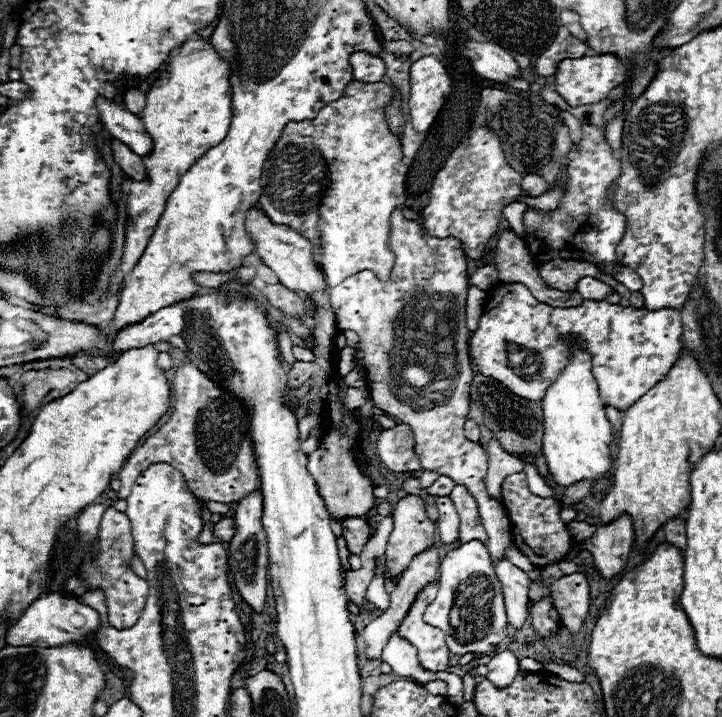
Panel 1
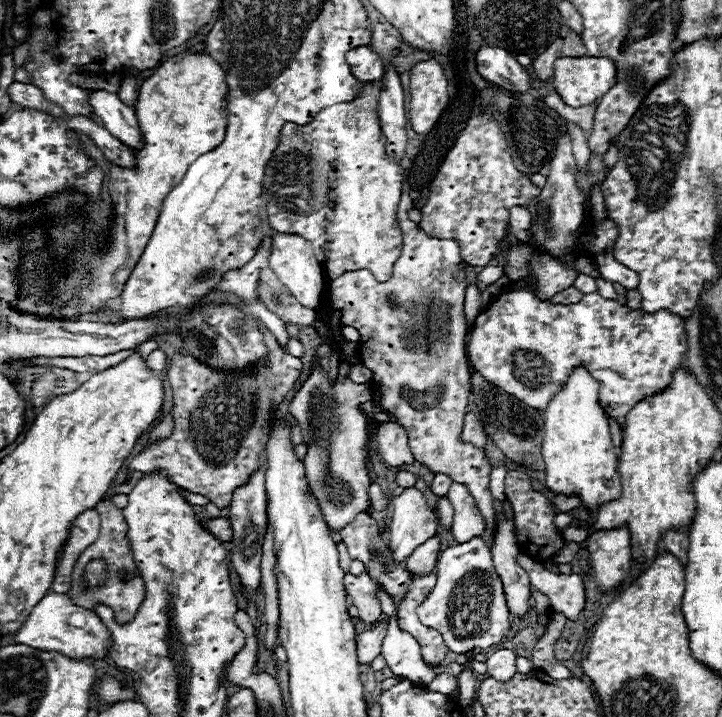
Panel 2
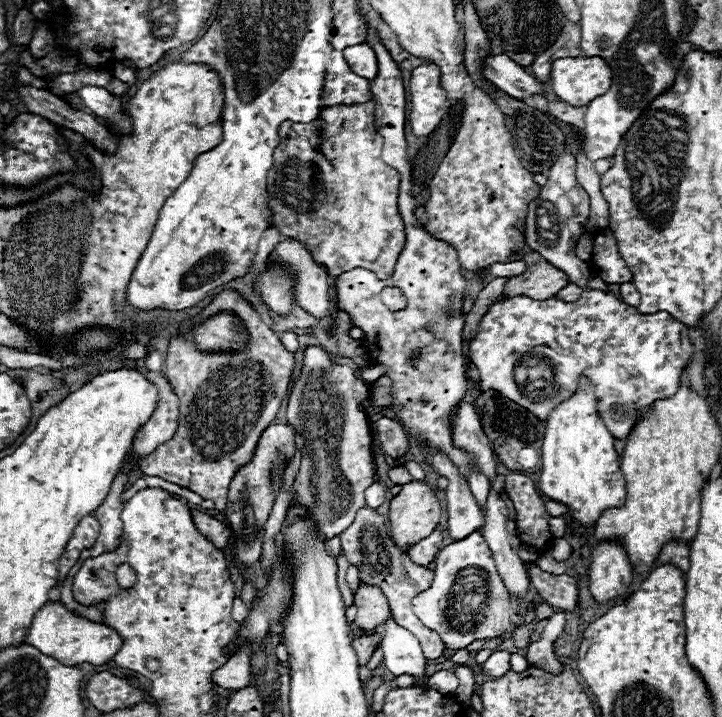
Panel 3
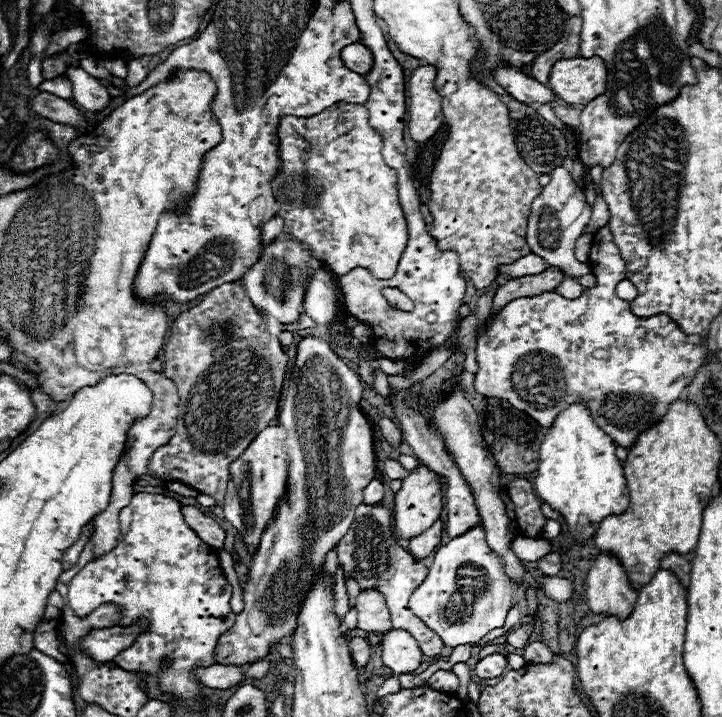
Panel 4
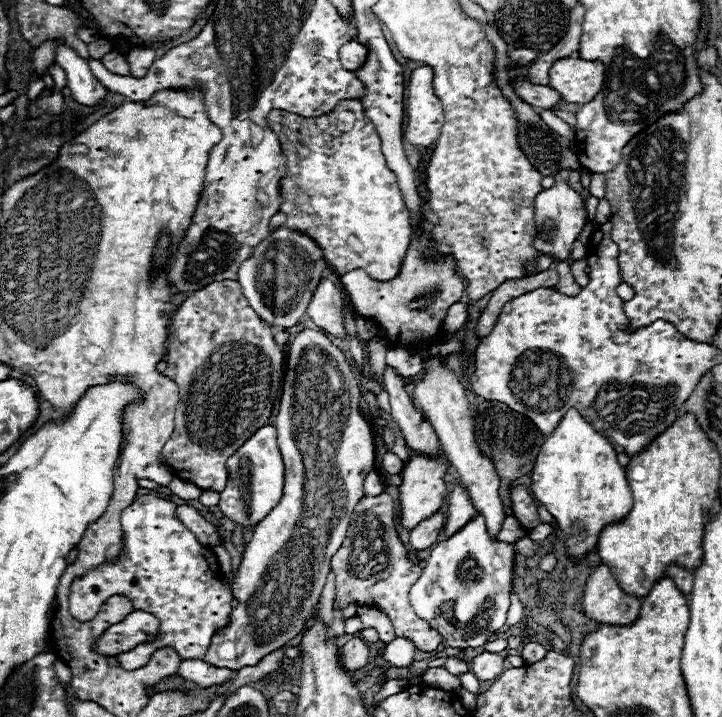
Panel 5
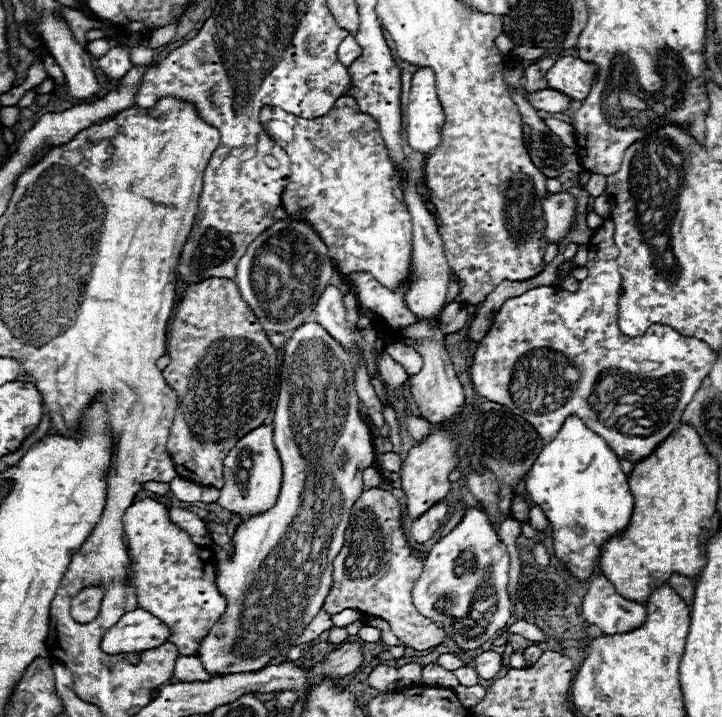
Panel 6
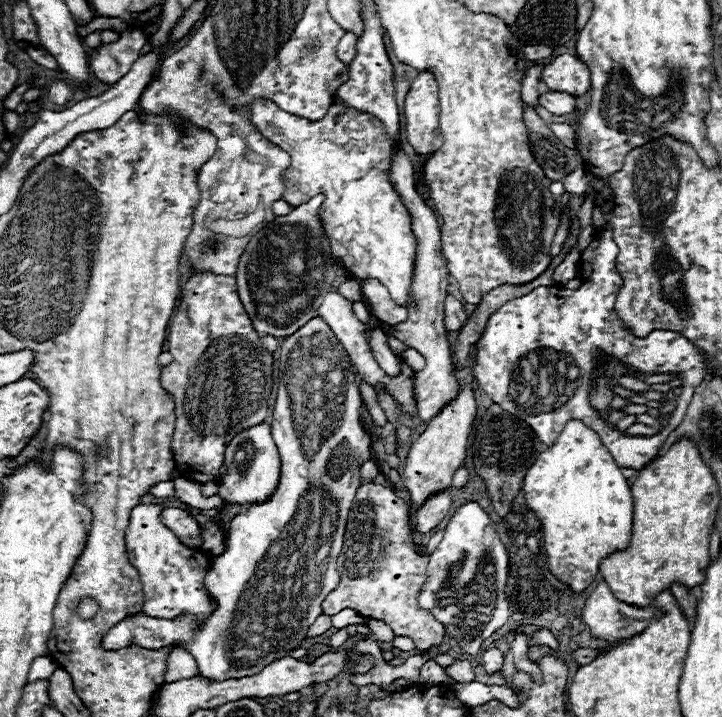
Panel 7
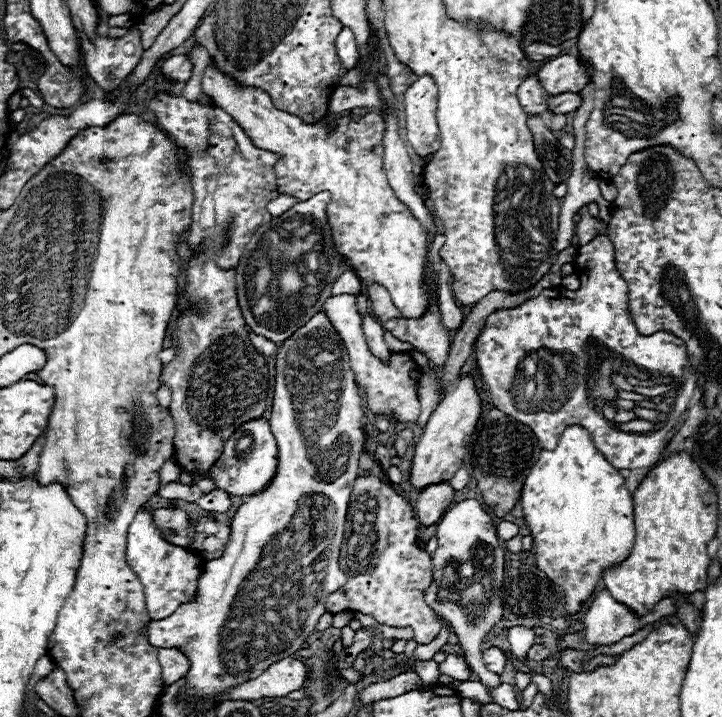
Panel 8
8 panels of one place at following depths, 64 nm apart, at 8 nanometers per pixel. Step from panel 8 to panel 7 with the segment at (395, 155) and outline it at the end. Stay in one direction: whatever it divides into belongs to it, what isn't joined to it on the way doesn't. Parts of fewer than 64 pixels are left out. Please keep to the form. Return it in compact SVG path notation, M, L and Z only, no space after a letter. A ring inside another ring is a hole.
M398 152L392 164L390 180L400 194L400 200L408 208L412 216L412 230L418 240L416 246L416 268L410 284L410 300L412 304L408 306L408 320L404 324L390 326L390 336L398 338L406 346L418 350L426 358L426 368L414 374L414 398L418 404L418 416L422 422L430 422L442 408L454 400L460 392L460 384L454 376L454 364L452 364L452 352L448 348L448 332L444 328L444 300L448 296L448 286L450 286L450 272L446 268L446 258L442 256L442 242L440 242L440 226L434 216L434 212L424 204L420 194L416 192L414 186L414 170L412 162L404 152Z

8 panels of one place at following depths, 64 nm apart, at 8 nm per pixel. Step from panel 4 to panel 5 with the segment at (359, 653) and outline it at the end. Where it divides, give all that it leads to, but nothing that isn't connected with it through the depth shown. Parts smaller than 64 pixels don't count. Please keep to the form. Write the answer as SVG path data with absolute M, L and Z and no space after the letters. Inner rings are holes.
M352 638L342 646L342 664L350 672L356 672L368 664L370 650L366 648L366 642L360 638Z

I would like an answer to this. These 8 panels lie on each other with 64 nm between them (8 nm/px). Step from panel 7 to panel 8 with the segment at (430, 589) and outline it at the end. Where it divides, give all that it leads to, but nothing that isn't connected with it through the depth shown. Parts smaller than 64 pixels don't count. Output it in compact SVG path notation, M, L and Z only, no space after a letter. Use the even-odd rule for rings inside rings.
M464 500L464 502L454 504L442 516L442 520L438 522L436 536L438 536L438 550L432 554L432 582L424 592L424 600L436 614L444 618L452 634L456 634L458 644L464 652L464 658L470 664L472 672L480 678L480 682L486 688L500 686L500 676L494 672L488 672L482 662L482 640L496 626L496 622L500 622L504 616L502 600L498 596L502 588L502 580L504 580L504 548L502 548L502 542L498 540L496 526L492 524L490 516L482 510L478 500Z

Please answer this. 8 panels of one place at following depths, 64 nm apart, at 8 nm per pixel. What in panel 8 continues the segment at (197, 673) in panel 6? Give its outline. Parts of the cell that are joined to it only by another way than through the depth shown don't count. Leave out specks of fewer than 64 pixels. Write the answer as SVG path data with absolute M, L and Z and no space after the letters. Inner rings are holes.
M158 648L158 660L162 666L162 680L166 686L184 678L186 672L190 670L190 660L178 648L174 648L174 650Z

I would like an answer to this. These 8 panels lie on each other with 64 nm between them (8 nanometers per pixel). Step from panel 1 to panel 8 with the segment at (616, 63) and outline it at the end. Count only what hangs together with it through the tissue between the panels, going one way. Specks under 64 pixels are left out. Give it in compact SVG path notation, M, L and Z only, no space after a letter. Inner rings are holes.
M562 54L548 60L538 70L538 80L548 94L580 94L588 84L588 70L576 56Z

